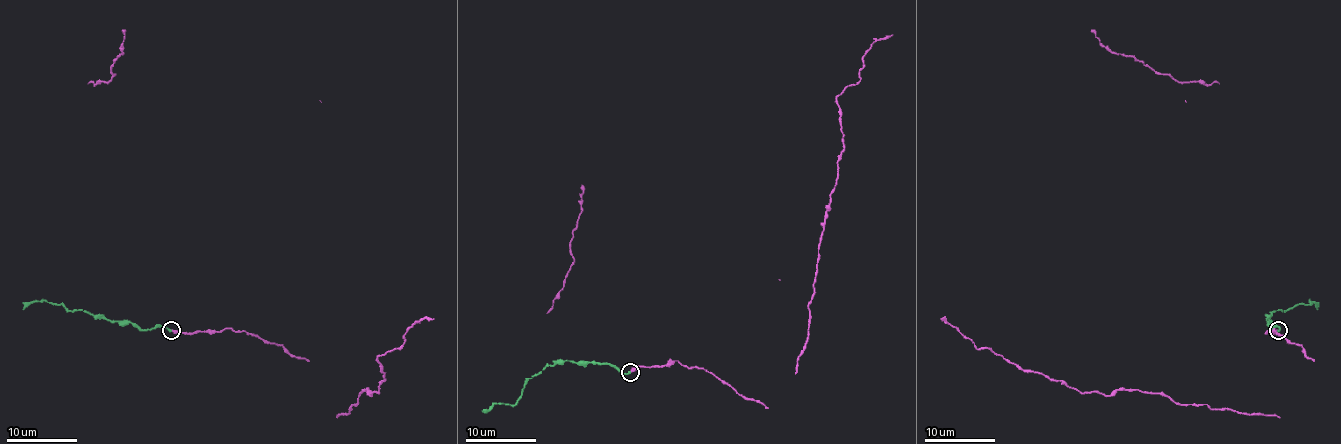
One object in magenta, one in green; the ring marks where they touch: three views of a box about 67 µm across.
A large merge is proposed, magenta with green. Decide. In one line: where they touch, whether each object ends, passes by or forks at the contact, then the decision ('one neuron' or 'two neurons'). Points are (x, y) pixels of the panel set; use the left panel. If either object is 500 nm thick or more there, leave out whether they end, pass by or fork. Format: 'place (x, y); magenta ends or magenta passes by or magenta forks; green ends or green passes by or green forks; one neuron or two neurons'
place (171, 330); magenta ends; green ends; one neuron

